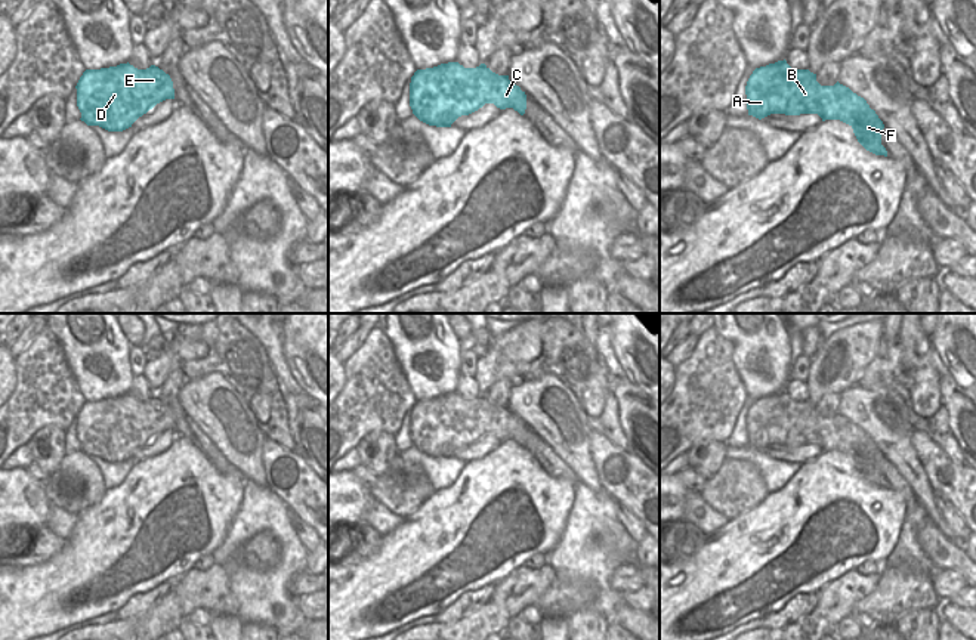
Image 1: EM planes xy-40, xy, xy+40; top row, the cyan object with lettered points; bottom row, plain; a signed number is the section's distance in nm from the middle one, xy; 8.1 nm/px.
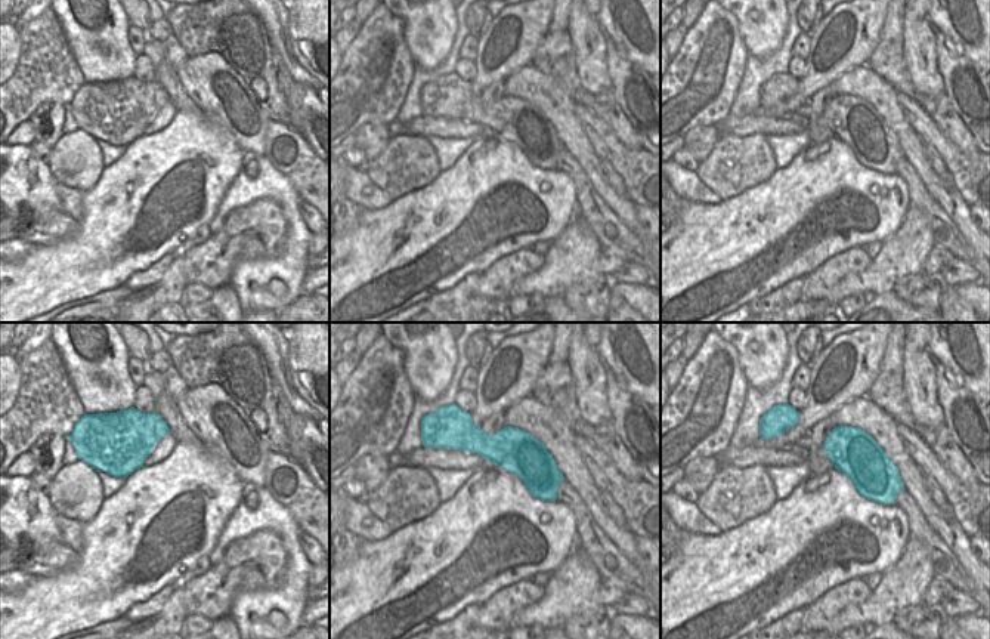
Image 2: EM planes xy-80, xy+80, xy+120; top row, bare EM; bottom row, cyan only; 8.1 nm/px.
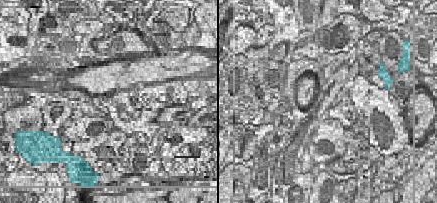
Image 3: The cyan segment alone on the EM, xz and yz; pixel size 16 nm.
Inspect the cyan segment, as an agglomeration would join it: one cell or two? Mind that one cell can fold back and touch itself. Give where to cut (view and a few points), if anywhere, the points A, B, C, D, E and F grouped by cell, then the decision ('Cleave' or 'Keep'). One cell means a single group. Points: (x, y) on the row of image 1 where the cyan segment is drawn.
No split. Groups: A B C D E F. Keep.

